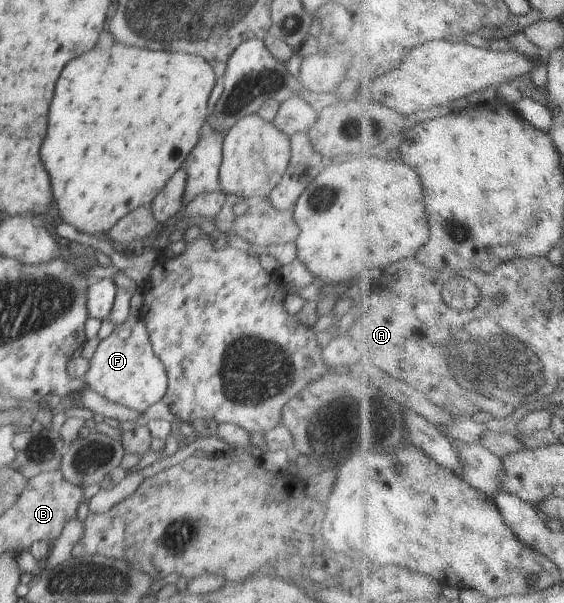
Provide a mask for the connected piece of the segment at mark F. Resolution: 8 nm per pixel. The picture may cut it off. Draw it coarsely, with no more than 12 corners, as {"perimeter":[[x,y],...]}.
{"perimeter":[[129,317],[101,340],[83,379],[144,412],[168,388],[146,325]]}

